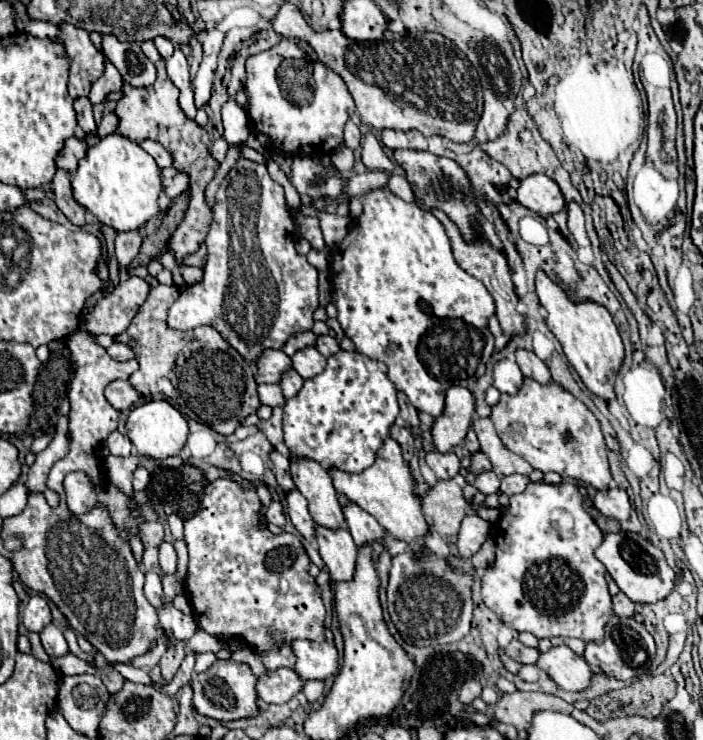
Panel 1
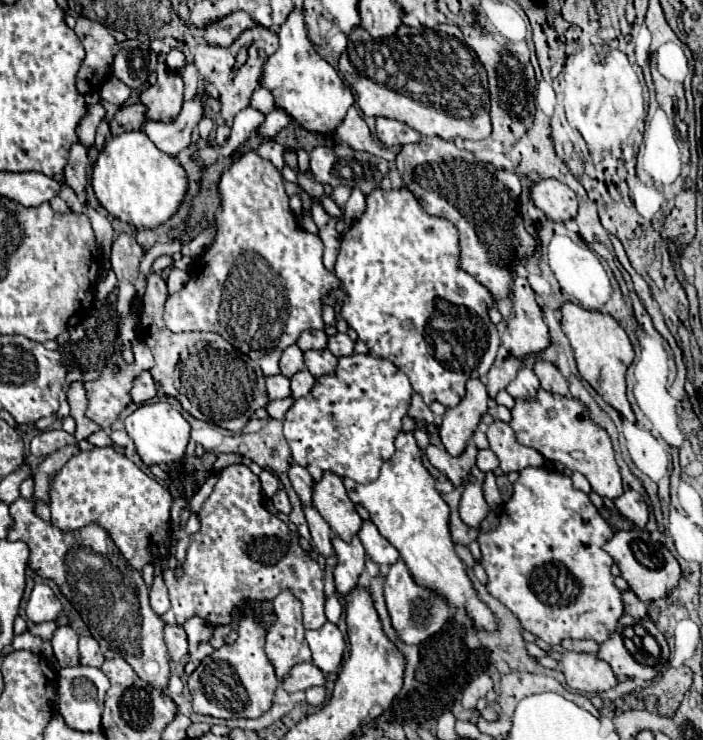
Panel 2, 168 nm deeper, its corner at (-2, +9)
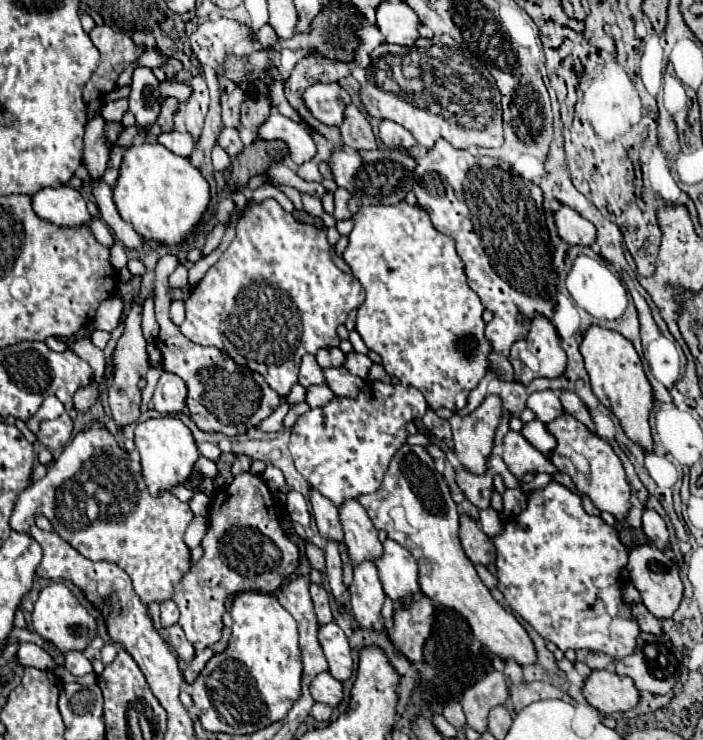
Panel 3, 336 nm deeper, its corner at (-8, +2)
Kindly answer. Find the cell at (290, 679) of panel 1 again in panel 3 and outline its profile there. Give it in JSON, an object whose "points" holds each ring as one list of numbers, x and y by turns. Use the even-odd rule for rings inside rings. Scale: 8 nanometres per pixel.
{"points":[[320,672,312,682,310,682,310,694,316,702,328,704,328,706,338,706,342,700,342,682,332,678,328,672]]}

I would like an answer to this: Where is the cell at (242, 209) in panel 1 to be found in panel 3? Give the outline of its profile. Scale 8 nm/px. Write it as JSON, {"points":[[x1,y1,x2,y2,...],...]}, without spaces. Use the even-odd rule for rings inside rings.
{"points":[[274,198,262,202,248,200,246,210,236,224,234,240,188,296,186,320,180,324,180,332,192,342,200,346,216,346,236,364,260,372,270,388,280,396,286,396,298,382,296,374,300,358,304,354,316,354,320,348,338,346,338,324,344,324,348,312,362,302,364,290,360,282,332,262,326,230,296,222]]}

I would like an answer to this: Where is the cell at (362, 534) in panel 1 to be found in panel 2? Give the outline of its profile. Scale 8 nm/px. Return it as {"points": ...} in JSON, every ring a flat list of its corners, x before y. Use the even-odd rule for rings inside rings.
{"points":[[364,521,358,537,360,537,368,557,374,563,378,563,378,565,392,565,392,563,396,563,400,559,398,549,394,545,390,545,390,541,384,539,378,533,378,529,376,529,376,525,372,521]]}

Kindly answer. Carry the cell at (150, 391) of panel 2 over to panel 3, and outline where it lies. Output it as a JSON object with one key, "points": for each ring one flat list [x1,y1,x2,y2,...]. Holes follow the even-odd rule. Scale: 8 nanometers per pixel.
{"points":[[164,372,164,376,158,380,154,396,152,396,152,406,154,410,162,414,176,414,176,412,186,412,184,406,186,398,186,386,180,378,176,378,170,372]]}

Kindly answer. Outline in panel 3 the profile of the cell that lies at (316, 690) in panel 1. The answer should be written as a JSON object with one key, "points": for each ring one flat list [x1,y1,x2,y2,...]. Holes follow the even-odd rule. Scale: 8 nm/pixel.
{"points":[[316,702,314,708,312,708,312,716,318,720,318,722,328,722,330,716,332,716,332,708,328,704,320,704]]}

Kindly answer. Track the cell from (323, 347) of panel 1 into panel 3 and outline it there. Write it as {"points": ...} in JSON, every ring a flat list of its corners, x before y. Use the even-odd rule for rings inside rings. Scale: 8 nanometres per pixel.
{"points":[[350,352,350,354,346,354,346,362,344,362,344,366,346,366,354,376,366,378,366,374,368,374,368,370,370,370,372,362,370,362,370,358,368,358,366,354]]}

